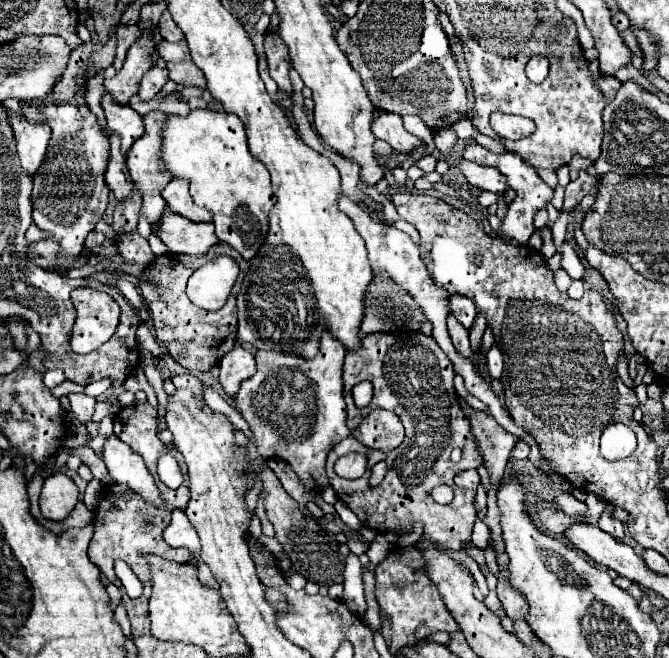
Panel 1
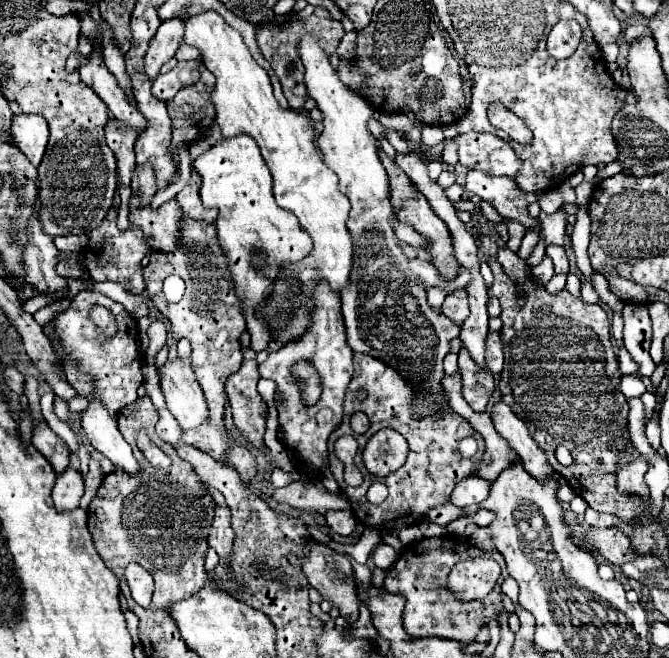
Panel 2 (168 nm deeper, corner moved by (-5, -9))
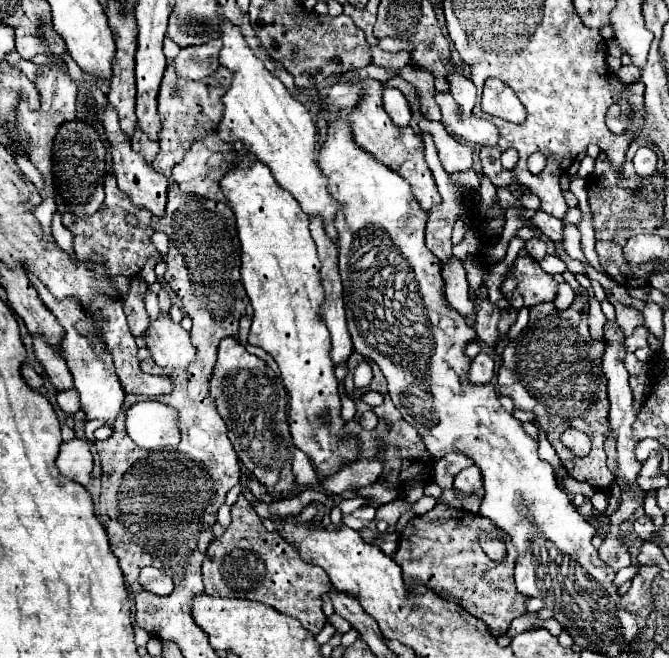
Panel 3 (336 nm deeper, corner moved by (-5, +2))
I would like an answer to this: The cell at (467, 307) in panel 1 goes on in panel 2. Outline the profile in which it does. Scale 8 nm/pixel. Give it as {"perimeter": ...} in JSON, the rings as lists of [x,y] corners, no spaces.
{"perimeter":[[[456,289],[452,293],[446,295],[446,301],[442,303],[442,313],[452,319],[454,323],[464,323],[464,319],[468,317],[470,309],[468,309],[468,295],[464,289]]]}

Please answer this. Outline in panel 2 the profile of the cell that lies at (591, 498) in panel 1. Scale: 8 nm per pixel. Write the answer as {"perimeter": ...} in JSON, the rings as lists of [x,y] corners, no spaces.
{"perimeter":[[[590,527],[588,533],[584,535],[584,541],[590,541],[590,545],[598,549],[600,555],[612,565],[622,565],[638,557],[638,551],[630,543],[630,537],[624,535],[618,527],[610,529]]]}

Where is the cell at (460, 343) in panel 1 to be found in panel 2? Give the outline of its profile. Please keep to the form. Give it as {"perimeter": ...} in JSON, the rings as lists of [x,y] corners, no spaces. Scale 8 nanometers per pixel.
{"perimeter":[[[466,349],[460,351],[460,359],[458,359],[458,367],[462,371],[462,395],[466,399],[466,403],[474,409],[474,411],[484,411],[488,405],[490,395],[494,393],[494,377],[492,373],[486,373],[484,369],[476,367],[476,363],[472,361],[472,357],[468,355]]]}

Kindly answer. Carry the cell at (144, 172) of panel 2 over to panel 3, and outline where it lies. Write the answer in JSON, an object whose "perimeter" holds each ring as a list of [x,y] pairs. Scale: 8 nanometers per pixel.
{"perimeter":[[[136,128],[136,132],[134,132],[134,136],[132,136],[130,142],[132,142],[132,150],[144,156],[146,164],[152,164],[152,162],[154,162],[156,154],[158,154],[158,142],[148,140],[148,138],[140,132],[140,128]]]}

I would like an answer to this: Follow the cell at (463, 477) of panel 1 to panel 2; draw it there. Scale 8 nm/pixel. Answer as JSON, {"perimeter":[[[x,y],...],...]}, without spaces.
{"perimeter":[[[468,477],[460,481],[452,491],[452,503],[456,507],[468,507],[468,505],[480,505],[490,491],[490,481],[484,481],[480,477]]]}

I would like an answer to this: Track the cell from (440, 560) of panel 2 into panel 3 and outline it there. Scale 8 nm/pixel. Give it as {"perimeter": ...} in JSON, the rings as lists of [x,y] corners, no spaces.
{"perimeter":[[[436,504],[434,510],[424,516],[416,516],[404,528],[394,562],[402,568],[404,582],[408,586],[428,586],[436,594],[456,594],[456,604],[484,620],[488,632],[498,638],[508,630],[514,618],[526,612],[526,596],[520,596],[514,586],[514,544],[508,536],[506,540],[500,537],[506,544],[506,558],[502,562],[494,562],[480,546],[480,532],[496,536],[498,529],[488,518],[466,510],[454,510],[448,504]]]}

